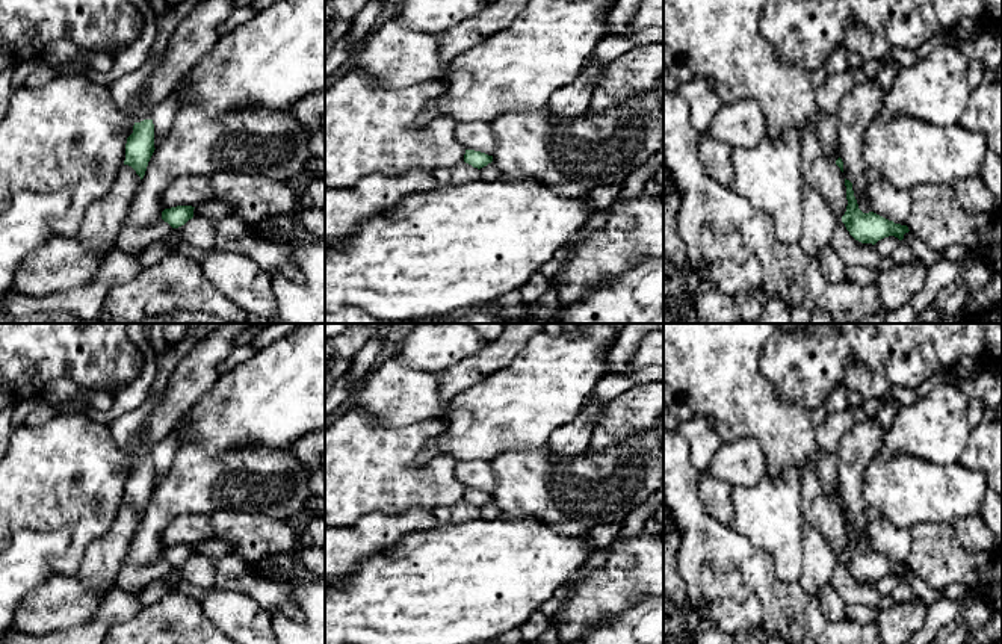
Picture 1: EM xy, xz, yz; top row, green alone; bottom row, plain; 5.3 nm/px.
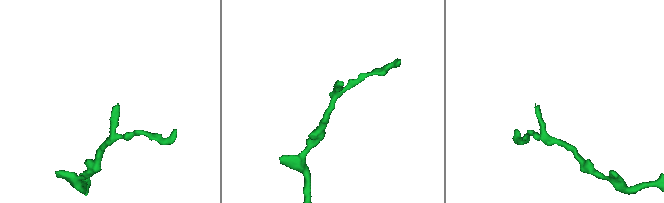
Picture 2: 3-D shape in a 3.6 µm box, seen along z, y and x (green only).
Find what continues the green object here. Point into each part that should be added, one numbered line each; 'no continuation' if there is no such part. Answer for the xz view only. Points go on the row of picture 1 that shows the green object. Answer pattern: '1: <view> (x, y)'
no continuation

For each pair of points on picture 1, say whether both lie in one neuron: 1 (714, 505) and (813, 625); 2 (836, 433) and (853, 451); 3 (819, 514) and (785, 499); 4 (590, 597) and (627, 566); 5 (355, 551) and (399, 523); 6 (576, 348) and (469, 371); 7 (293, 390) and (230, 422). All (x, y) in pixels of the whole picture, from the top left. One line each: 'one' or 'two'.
1: two
2: two
3: two
4: one
5: one
6: two
7: one

